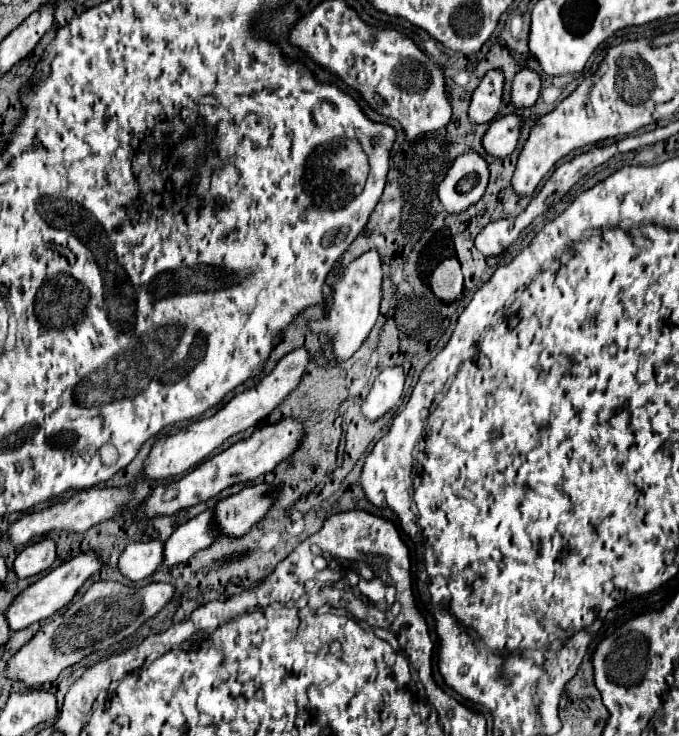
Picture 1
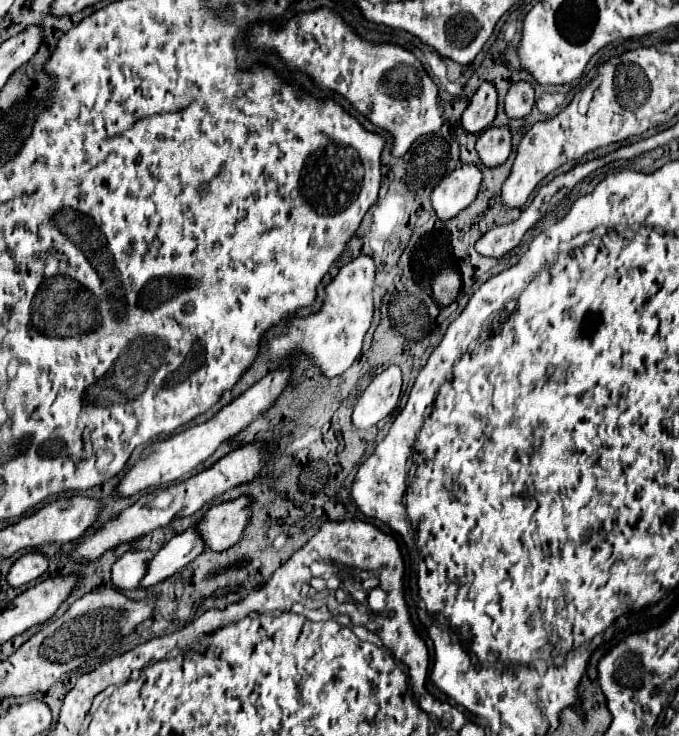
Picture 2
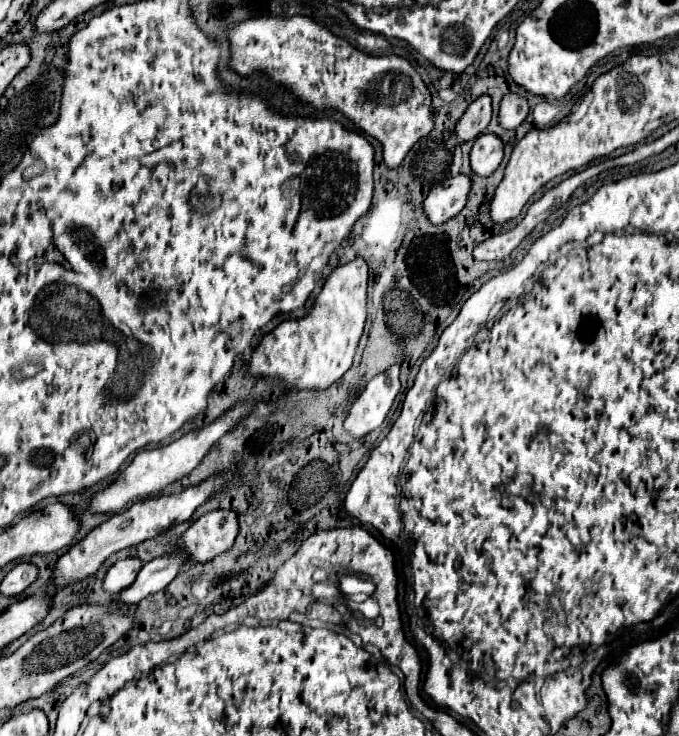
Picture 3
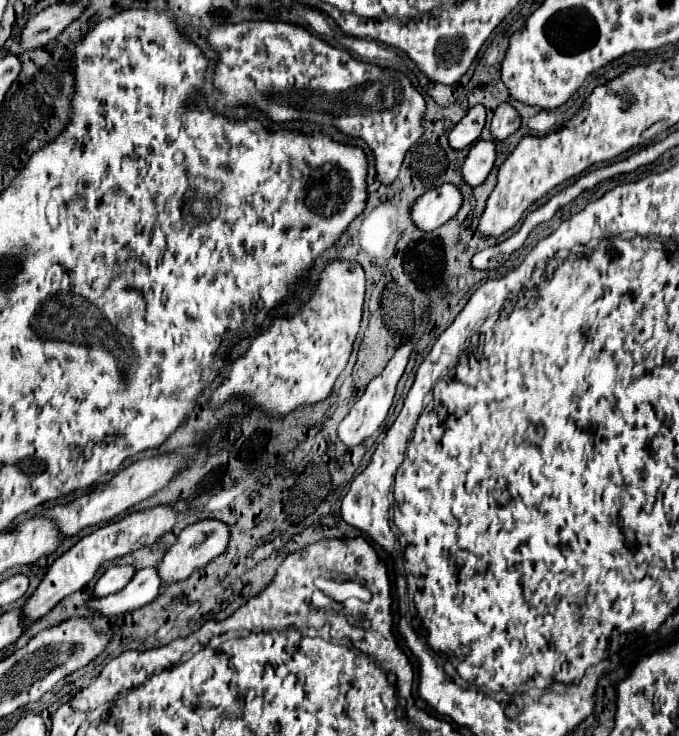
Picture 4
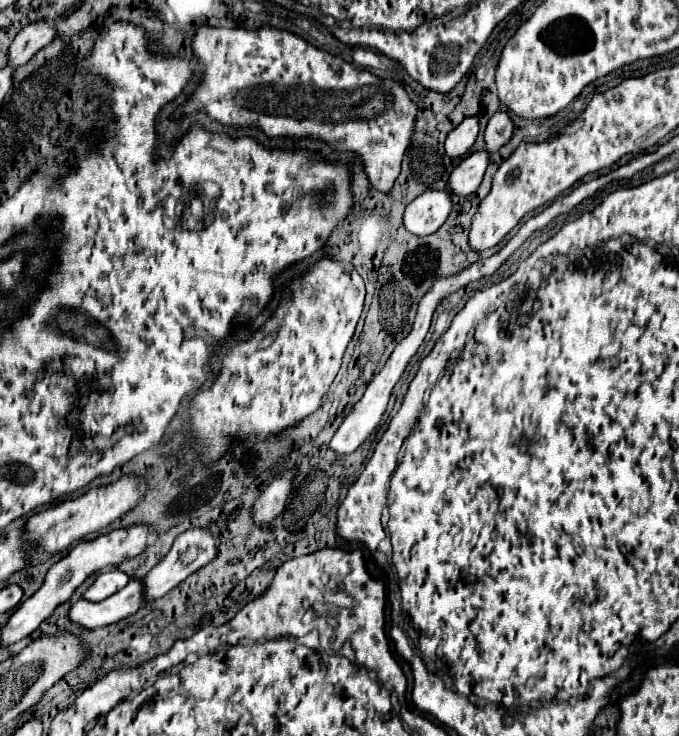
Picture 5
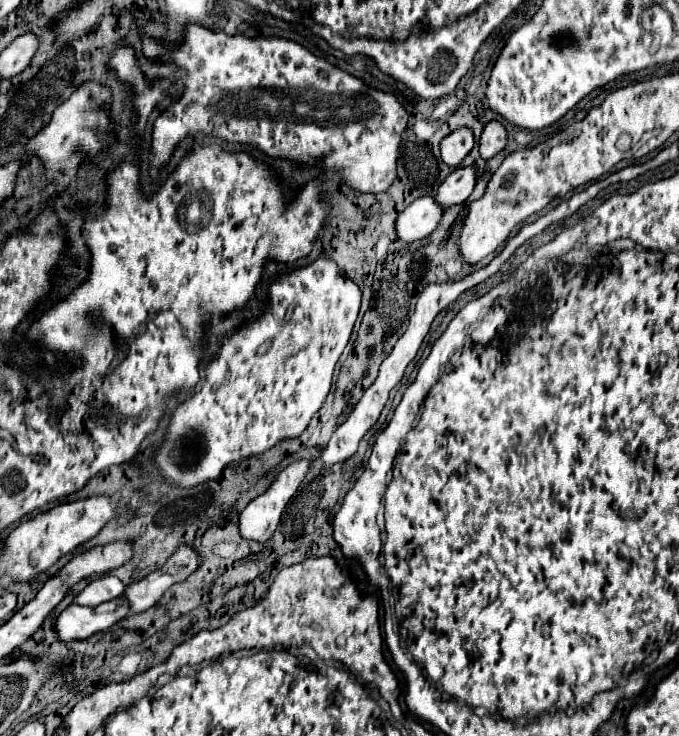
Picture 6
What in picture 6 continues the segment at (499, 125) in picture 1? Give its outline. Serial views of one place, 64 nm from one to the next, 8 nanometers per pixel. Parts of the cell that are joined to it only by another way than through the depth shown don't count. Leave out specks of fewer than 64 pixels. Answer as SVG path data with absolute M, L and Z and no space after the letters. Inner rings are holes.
M474 166L470 168L456 168L438 188L434 200L446 210L450 206L462 204L468 200L476 184L476 170Z

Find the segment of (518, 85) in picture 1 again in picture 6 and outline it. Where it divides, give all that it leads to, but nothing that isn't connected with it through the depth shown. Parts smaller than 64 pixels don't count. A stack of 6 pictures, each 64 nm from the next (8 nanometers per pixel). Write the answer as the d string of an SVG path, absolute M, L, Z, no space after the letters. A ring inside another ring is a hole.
M490 122L484 126L480 136L480 158L490 160L506 146L506 128L500 122Z

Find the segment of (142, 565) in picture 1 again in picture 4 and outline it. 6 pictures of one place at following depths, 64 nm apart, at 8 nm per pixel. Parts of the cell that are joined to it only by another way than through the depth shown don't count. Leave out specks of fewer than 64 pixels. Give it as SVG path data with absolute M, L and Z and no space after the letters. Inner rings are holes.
M114 566L114 568L108 568L96 582L96 586L92 588L92 596L94 598L104 598L104 596L110 596L118 590L122 590L130 578L134 576L134 568L132 566Z

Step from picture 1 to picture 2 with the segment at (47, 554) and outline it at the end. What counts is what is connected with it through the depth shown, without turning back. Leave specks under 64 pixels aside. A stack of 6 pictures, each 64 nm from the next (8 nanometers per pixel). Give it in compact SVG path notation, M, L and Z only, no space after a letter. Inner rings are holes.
M28 552L24 554L20 560L14 562L14 566L10 568L8 576L6 576L6 584L10 588L20 588L24 584L34 582L38 576L42 576L48 568L48 560L38 554L38 552Z

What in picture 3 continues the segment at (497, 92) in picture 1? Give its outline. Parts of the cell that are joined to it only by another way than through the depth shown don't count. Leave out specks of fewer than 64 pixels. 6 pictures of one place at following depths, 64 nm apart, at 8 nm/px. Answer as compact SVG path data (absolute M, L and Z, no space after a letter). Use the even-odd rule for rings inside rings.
M480 96L468 106L464 116L458 120L454 134L462 142L474 140L486 130L490 120L492 120L492 102L488 96Z

